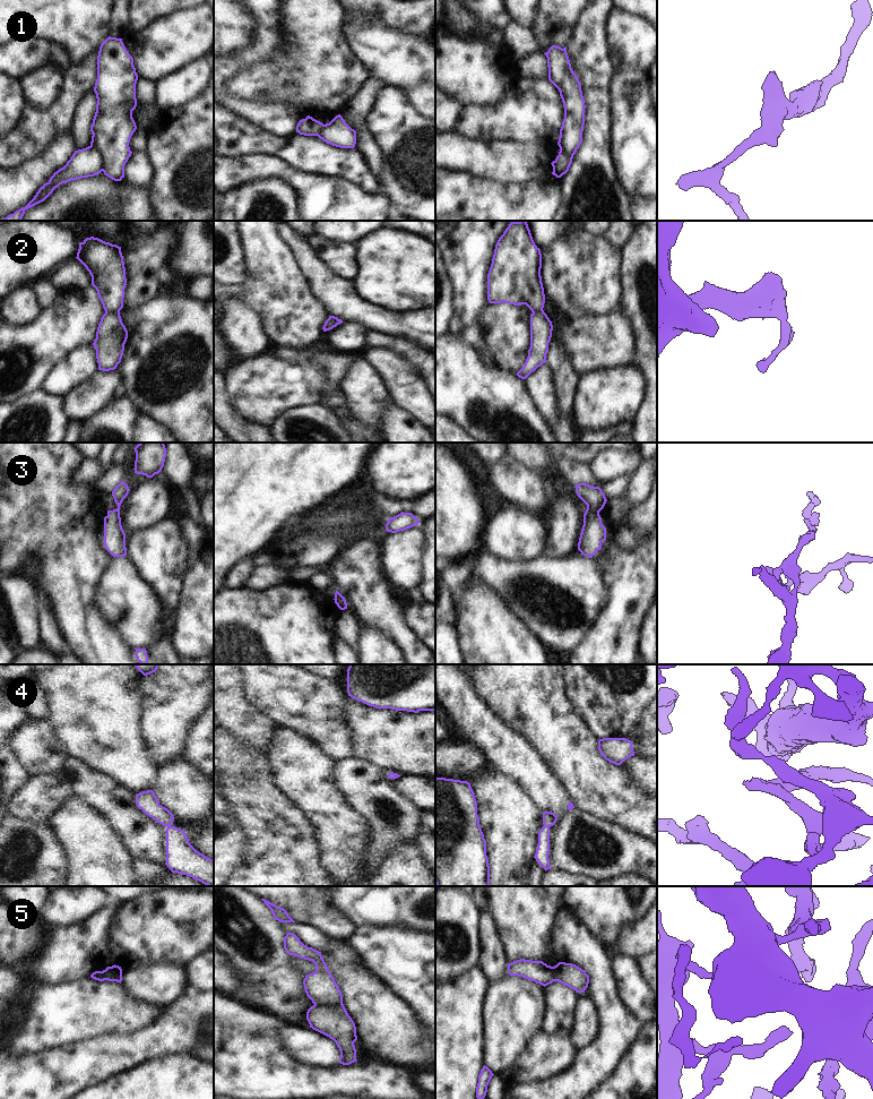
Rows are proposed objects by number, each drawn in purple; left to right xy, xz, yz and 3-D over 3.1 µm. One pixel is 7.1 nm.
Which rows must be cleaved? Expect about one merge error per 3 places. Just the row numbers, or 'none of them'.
1, 2, 3, 5

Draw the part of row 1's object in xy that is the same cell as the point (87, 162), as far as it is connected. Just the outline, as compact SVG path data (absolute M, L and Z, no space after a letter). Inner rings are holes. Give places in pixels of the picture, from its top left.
M88 146L75 151L67 164L53 173L50 180L38 189L34 198L25 207L0 221L21 221L26 209L44 201L60 184L71 180L94 177L100 174L102 169L103 160L95 147Z

